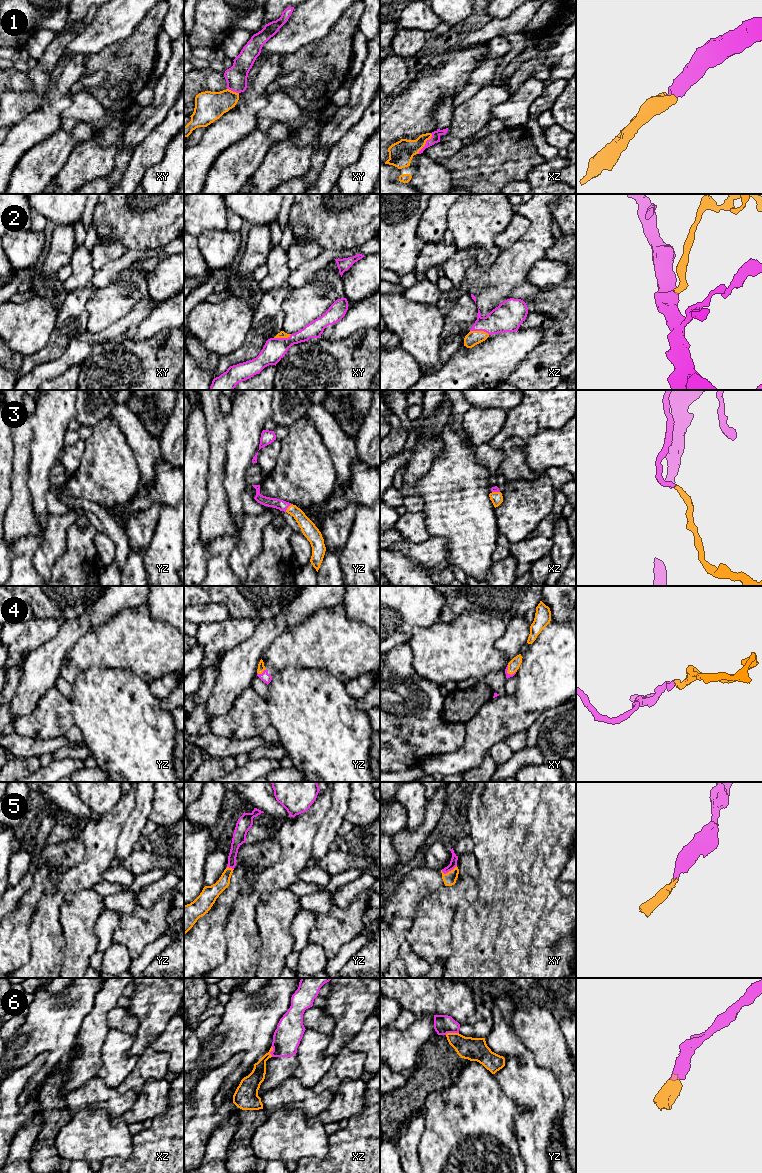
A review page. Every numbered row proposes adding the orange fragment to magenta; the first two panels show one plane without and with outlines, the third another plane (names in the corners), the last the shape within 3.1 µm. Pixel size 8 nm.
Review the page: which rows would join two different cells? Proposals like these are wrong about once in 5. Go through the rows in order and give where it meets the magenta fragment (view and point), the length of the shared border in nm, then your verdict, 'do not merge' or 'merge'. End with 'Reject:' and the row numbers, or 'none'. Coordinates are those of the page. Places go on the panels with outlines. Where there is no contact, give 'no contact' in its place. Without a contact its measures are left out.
1: contact xz (426, 143); length 200 nm; merge
2: contact xz (480, 330); length 160 nm; merge
3: contact yz (288, 506); length 90 nm; merge
4: contact yz (262, 673); length 90 nm; merge
5: contact xy (448, 871); length 140 nm; merge
6: contact yz (451, 1032); length 110 nm; do not merge
Reject: 6

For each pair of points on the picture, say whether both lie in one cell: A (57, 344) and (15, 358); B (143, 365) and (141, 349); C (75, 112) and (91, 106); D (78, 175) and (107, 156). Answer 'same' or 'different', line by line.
A: different
B: same
C: same
D: same

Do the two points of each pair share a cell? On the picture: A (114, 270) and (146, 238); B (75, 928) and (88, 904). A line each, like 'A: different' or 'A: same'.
A: different
B: same

